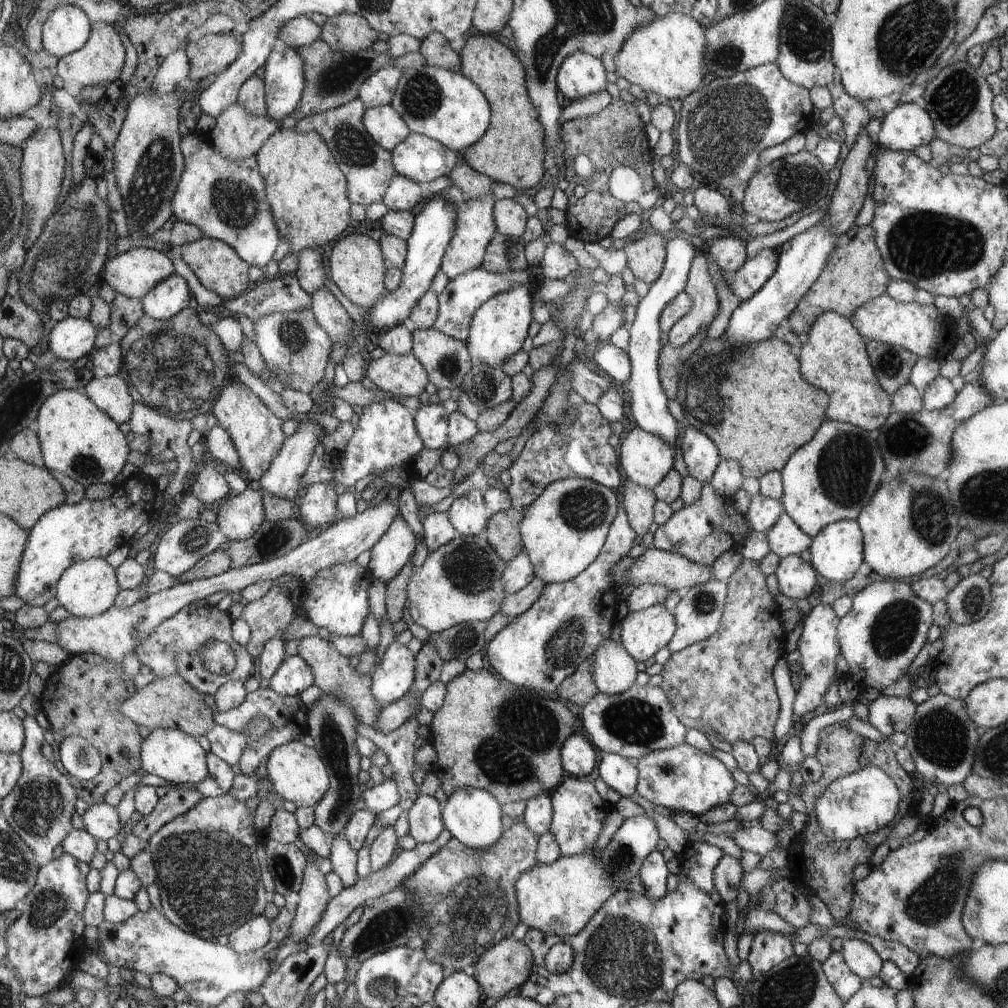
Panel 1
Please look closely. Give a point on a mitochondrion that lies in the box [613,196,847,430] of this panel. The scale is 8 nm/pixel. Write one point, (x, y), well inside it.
(699, 393)

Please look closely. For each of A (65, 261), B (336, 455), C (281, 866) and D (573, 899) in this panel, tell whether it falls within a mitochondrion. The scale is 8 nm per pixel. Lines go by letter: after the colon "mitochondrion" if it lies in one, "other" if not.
A: mitochondrion
B: other
C: mitochondrion
D: other

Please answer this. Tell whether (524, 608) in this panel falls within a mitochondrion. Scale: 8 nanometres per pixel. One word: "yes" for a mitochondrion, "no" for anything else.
no

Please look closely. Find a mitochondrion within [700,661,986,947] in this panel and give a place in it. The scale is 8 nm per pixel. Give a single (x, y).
(940, 737)

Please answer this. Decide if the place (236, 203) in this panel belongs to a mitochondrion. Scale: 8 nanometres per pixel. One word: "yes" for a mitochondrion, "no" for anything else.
yes

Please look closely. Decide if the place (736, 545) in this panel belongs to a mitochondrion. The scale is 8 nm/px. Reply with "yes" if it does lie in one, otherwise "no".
no

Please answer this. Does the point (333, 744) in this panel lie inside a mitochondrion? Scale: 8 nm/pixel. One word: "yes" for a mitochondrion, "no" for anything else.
yes

